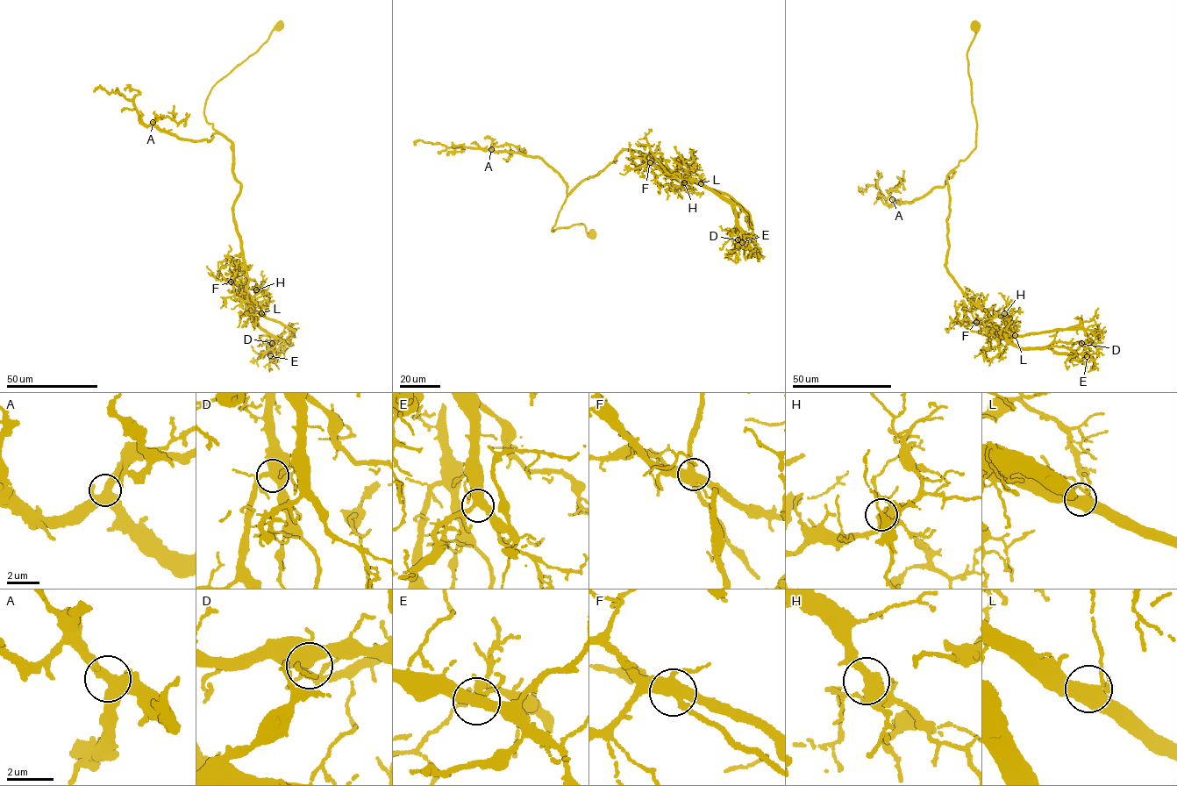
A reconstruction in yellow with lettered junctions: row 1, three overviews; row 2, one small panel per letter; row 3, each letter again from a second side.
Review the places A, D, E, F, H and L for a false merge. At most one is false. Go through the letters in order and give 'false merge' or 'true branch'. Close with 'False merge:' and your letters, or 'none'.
A: true branch
D: true branch
E: true branch
F: false merge
H: true branch
L: true branch
False merge: F

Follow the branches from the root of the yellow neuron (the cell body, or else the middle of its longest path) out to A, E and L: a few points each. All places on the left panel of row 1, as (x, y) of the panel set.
A: (279, 25), (211, 89), (204, 114), (217, 132), (208, 141), (176, 138), (160, 131), (153, 122)
E: (279, 25), (213, 87), (204, 110), (231, 143), (247, 298), (275, 338), (270, 355)
L: (279, 25), (213, 87), (204, 110), (231, 143), (240, 184), (233, 220), (246, 296), (261, 313)

